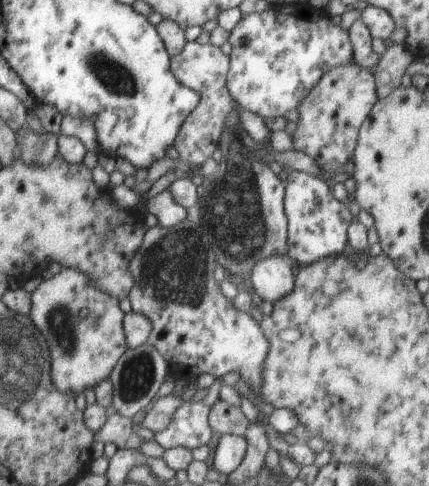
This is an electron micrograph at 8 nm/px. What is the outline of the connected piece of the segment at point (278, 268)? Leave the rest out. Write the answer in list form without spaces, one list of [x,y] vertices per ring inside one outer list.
[[[272,254],[272,256],[268,256],[268,260],[256,262],[256,266],[252,268],[250,278],[257,302],[267,301],[276,304],[278,300],[288,296],[294,290],[295,273],[296,266],[294,262],[285,255]]]

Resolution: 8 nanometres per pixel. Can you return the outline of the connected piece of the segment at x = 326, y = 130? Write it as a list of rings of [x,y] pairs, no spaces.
[[[348,62],[326,72],[291,115],[296,123],[294,133],[290,134],[294,147],[292,150],[303,152],[313,158],[321,172],[326,172],[324,176],[345,174],[344,176],[352,177],[355,169],[353,156],[360,127],[378,99],[375,75],[370,73],[368,68]]]

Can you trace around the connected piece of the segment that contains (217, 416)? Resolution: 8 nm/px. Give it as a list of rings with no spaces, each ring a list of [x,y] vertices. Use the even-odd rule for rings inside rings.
[[[218,399],[210,408],[208,424],[216,434],[233,434],[243,436],[248,428],[249,421],[240,410],[240,407],[230,405],[224,400]]]

